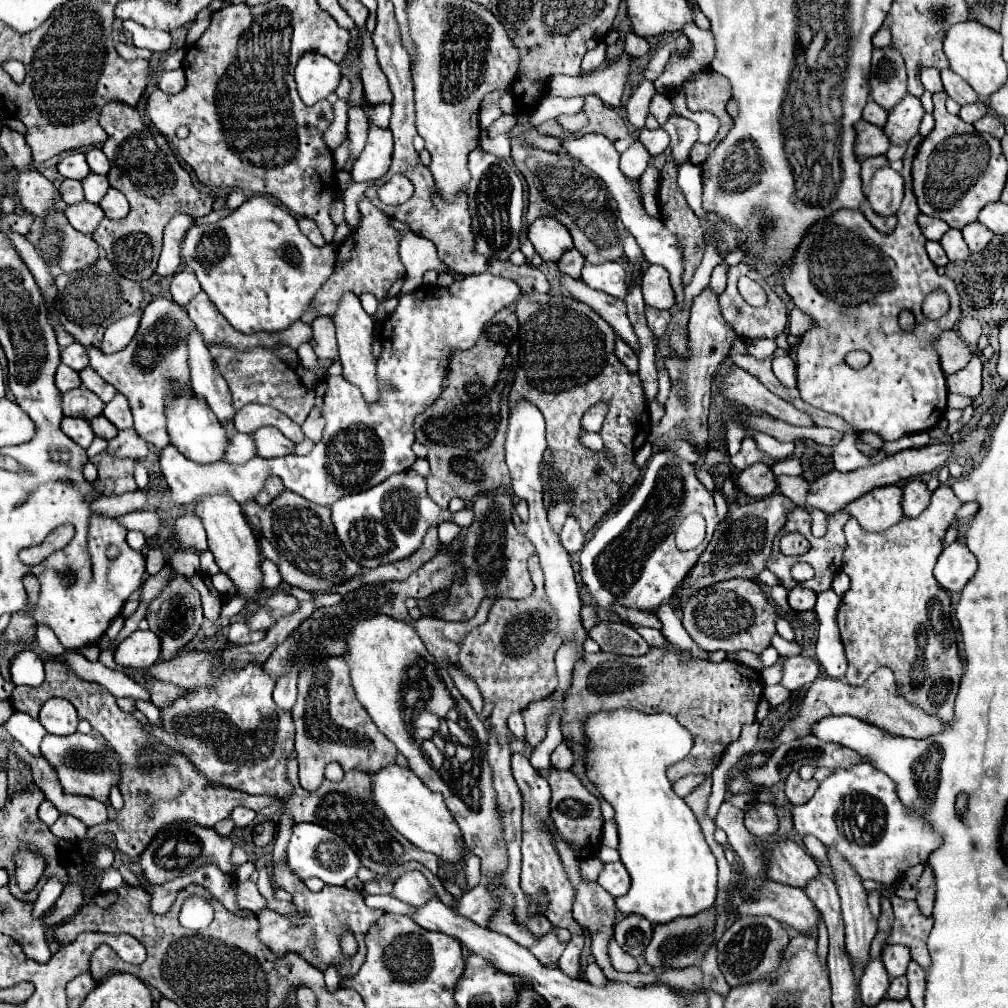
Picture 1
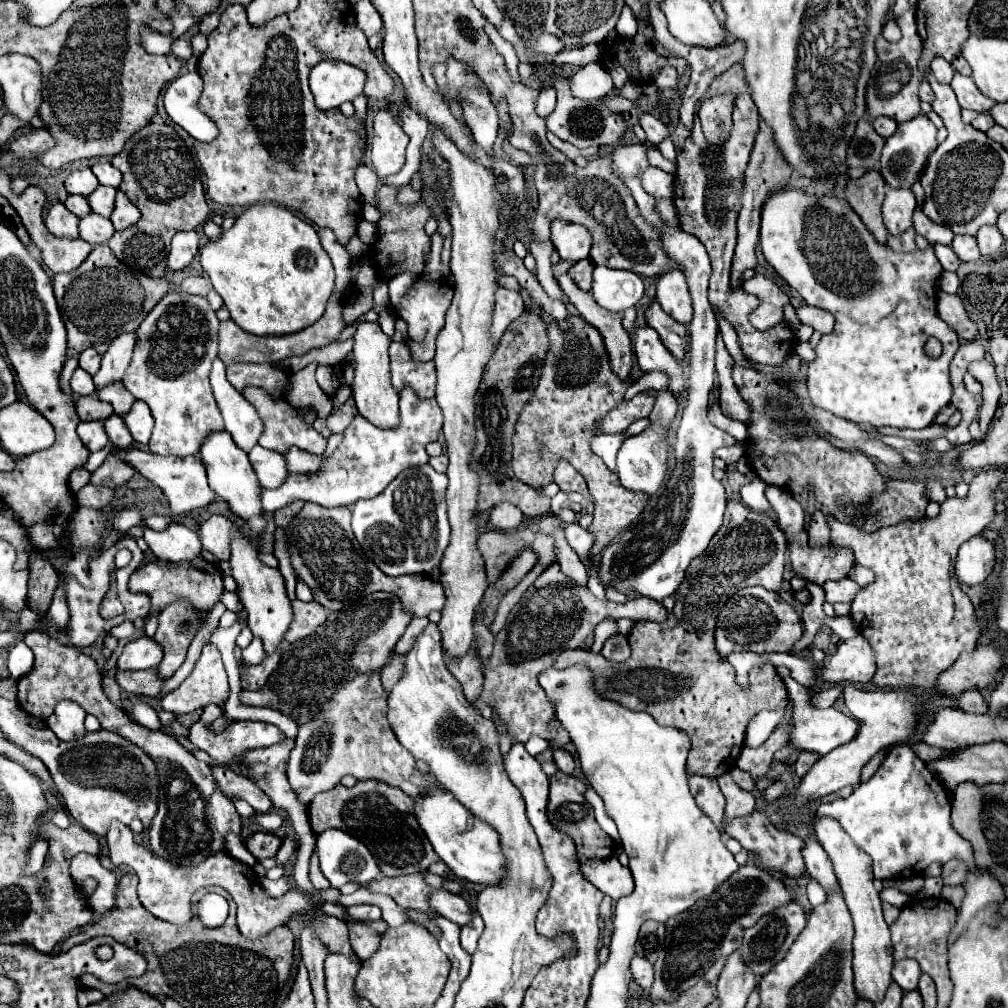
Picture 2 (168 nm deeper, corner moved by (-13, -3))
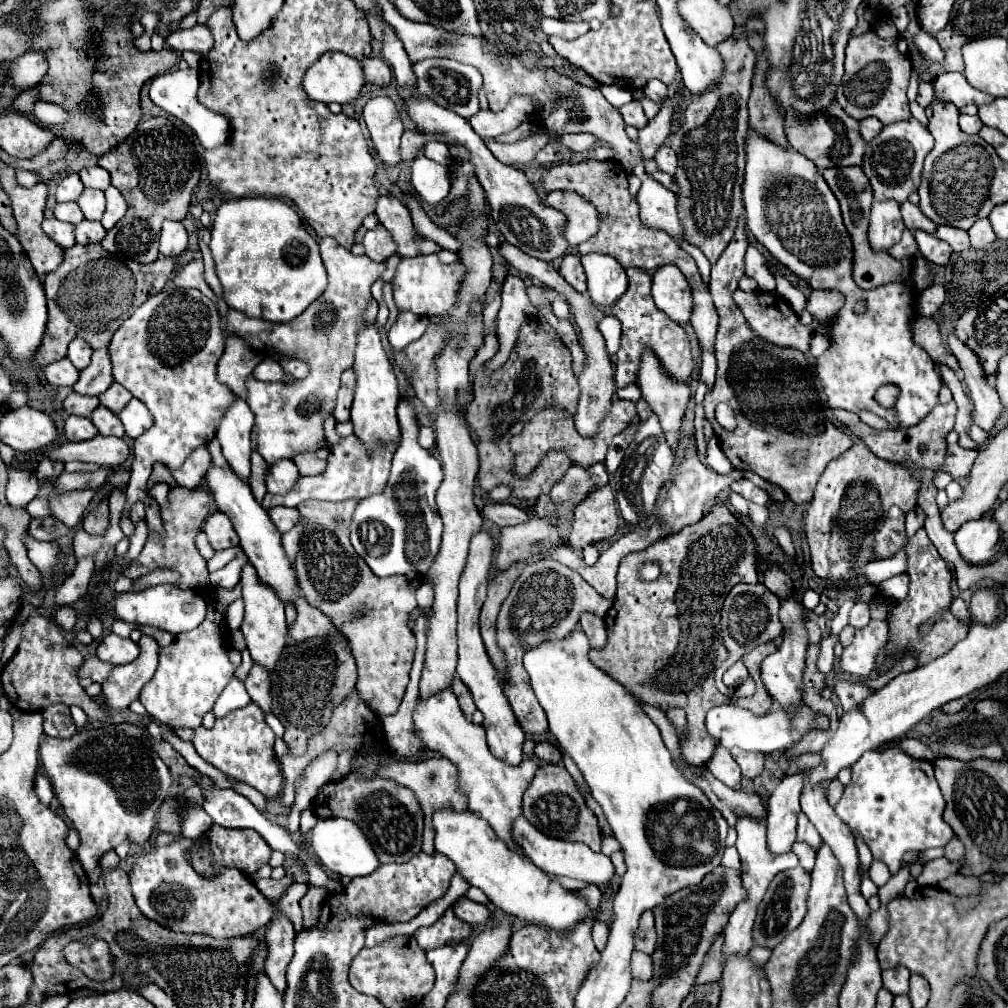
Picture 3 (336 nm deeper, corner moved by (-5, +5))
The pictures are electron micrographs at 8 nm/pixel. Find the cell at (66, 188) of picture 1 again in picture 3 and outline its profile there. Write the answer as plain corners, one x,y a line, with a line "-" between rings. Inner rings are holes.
74,201
72,203
58,203
54,209
54,217
58,217
60,221
68,221
72,225
76,225
76,223
80,223
80,219
84,219
78,203
74,203

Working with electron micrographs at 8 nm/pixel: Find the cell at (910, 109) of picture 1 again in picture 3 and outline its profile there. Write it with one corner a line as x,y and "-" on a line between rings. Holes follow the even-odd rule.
914,117
900,121
900,123
890,123
886,125
876,139
872,139
866,147
864,163
862,169
870,179
874,199
886,201
894,199
898,203
904,203
910,193
914,193
920,185
920,173
922,173
922,163
924,157
930,153
934,145
934,137
928,131
926,125
916,121

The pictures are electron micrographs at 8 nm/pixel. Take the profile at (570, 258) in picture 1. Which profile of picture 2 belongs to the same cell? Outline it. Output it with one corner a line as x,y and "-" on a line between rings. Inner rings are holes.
590,259
578,261
568,269
568,275
572,277
572,281
582,289
582,291
590,291
592,289
592,269
594,265
590,263

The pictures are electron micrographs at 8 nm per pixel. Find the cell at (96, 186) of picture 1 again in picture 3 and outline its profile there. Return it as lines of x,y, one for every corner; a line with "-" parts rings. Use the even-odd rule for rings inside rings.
84,189
80,199
76,201
84,213
86,219
102,219
102,213
106,209
106,197
104,191
96,191
96,189

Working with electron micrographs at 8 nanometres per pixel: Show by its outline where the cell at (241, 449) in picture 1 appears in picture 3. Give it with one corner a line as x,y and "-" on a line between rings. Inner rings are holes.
280,459
280,463
272,465
264,473
264,479
266,479
266,487
268,487
270,493
284,495
294,487
298,475
300,475
298,467
290,459

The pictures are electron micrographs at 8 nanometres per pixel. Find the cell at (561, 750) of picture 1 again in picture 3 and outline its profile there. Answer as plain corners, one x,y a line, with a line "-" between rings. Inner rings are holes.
548,741
538,743
536,749
534,749
534,755
542,761
548,761
548,763
560,763
560,759
562,759
562,753

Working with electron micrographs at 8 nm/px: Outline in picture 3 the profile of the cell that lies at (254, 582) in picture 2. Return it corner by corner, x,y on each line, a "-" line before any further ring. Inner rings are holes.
246,563
242,567
242,599
246,605
244,611
244,621
242,621
242,633
248,645
248,651
254,659
254,663
266,667
268,671
272,671
276,667
276,661
280,659
280,653
286,645
286,631
288,631
288,623
286,623
286,615
284,615
284,603
280,601
280,597
272,591
272,587
264,585
260,581
260,577
256,575
256,569

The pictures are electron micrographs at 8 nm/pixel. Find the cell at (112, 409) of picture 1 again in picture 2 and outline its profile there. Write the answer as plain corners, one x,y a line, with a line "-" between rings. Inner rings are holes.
136,401
134,407
124,415
124,423
130,429
134,443
146,445
150,441
154,419
152,419
152,413
150,413
150,407
146,407
142,401

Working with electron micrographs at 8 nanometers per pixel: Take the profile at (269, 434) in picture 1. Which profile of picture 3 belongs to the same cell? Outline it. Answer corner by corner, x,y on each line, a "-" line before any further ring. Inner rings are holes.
318,449
318,451
304,451
300,455
294,455
292,461
296,463
300,475
318,475
326,467
326,455
328,449

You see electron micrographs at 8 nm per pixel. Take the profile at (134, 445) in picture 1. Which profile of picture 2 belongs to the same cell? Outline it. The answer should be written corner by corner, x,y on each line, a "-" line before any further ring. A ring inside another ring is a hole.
108,455
106,461
92,473
90,483
116,489
116,487
124,485
132,475
134,475
132,467
128,467
126,463
120,463
120,459
116,459
116,455

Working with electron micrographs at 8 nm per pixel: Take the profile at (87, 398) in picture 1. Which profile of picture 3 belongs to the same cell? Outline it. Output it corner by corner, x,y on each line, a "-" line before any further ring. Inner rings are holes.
74,391
64,399
62,407
68,415
80,415
80,417
90,417
92,411
100,405
98,397
86,397
86,395
76,395

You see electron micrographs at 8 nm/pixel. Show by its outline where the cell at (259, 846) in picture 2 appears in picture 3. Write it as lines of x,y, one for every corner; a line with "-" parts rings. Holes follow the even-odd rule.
214,825
204,835
210,841
210,851
204,849
202,853
194,853
194,857
192,857
192,865
202,875
212,875
218,867
240,867
242,873
254,875
262,865
268,863
270,853
272,853
268,843
264,843
264,839
260,839
260,835
256,835
256,831
232,831
232,829

